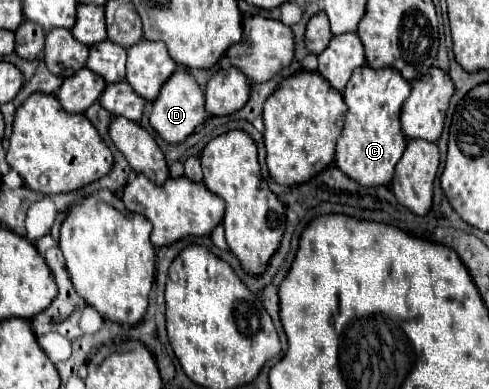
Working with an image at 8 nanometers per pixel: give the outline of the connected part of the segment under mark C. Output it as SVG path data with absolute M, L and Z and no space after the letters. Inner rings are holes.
M357 68L343 90L347 112L343 114L341 136L337 138L335 162L355 182L363 186L389 184L395 172L395 164L401 160L407 138L399 124L401 104L409 96L411 86L399 72L391 68Z

